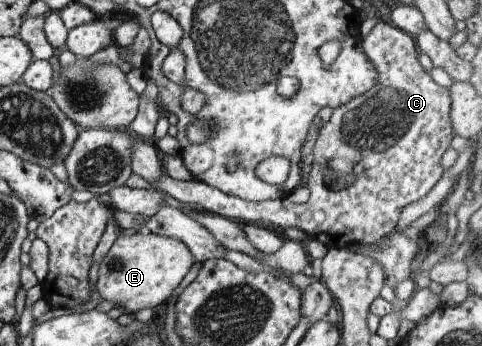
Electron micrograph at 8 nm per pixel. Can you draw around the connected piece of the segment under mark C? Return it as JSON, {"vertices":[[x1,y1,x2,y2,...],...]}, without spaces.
{"vertices":[[379,21,361,41,361,45,369,63,378,70,378,83,345,105,333,108,329,121,320,129,312,152,315,159,309,174,310,196,307,203,293,204,288,198,250,202,225,195,205,182,177,180,166,173,151,185,200,213,215,213,245,224,257,223,262,219,265,225,273,229,300,229,311,239,325,243,329,250,348,248,356,242,373,244,387,236,396,227,401,211,409,203,423,199,441,179,445,173,441,163,443,153,451,147,457,133,453,131,451,123,450,90,437,84,430,72,419,64,418,47,412,36,398,27,391,27,390,23]]}

